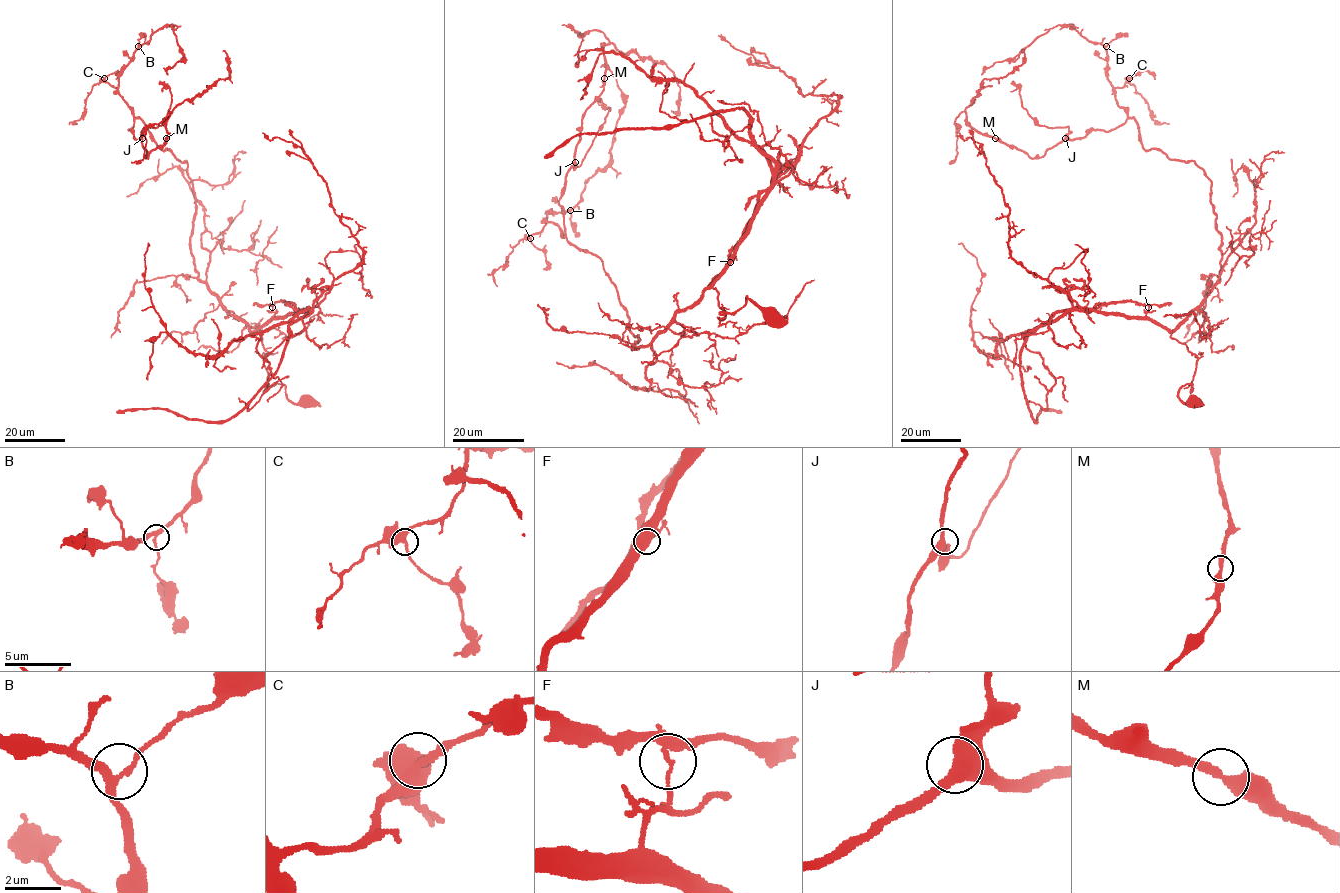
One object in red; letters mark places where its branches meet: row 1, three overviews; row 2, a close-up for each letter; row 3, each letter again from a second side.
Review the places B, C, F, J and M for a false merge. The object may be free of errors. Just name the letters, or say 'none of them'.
F

